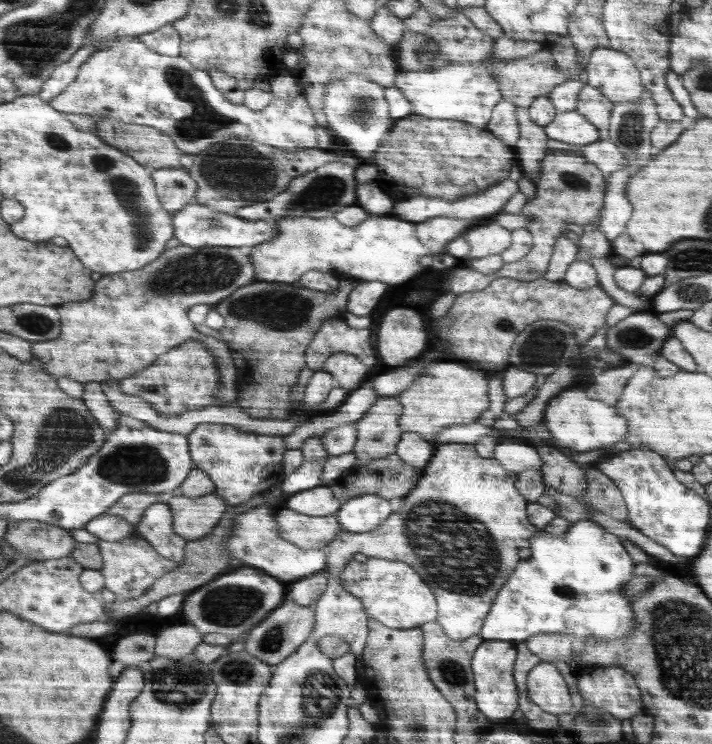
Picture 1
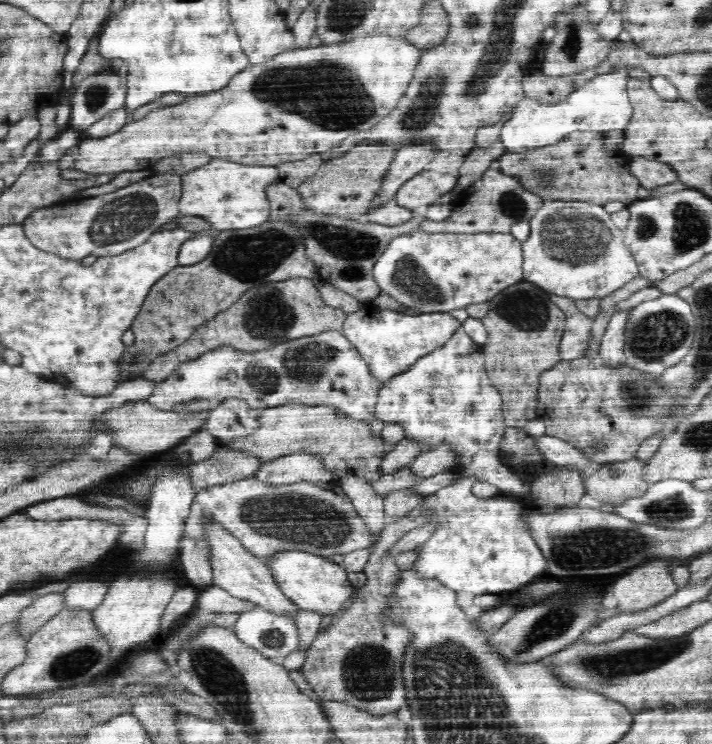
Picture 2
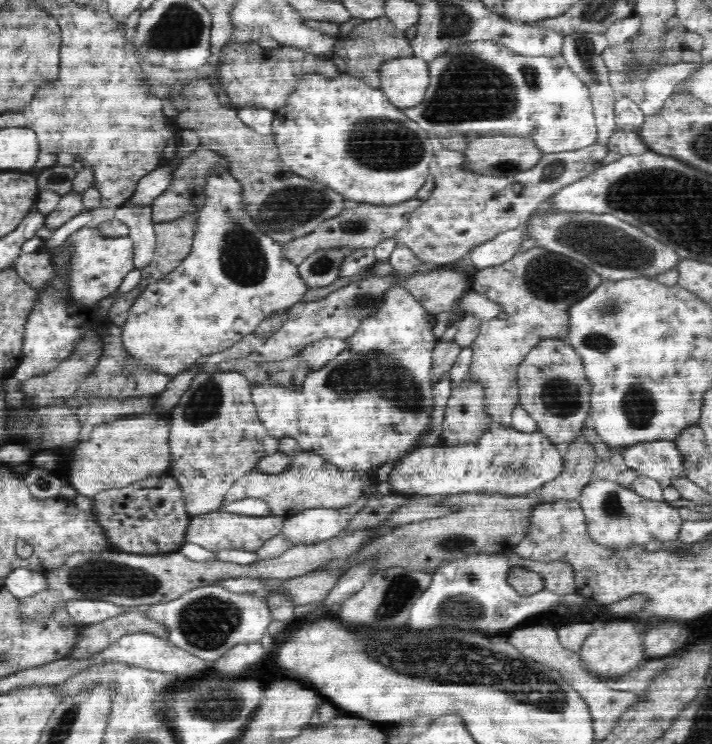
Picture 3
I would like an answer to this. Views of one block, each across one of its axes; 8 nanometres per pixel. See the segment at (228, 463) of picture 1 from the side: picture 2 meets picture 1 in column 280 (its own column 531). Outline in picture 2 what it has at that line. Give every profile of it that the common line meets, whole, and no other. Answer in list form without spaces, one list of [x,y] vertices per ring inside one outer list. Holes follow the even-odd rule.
[[[507,426],[501,443],[498,455],[502,453],[502,458],[510,458],[507,468],[526,483],[532,484],[538,475],[553,475],[561,470],[538,452],[535,437],[530,436],[525,428]]]

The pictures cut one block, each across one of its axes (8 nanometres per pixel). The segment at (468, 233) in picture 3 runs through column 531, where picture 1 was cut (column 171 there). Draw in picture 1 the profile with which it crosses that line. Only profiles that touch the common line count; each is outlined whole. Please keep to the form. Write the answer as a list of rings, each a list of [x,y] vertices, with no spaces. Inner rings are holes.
[[[158,168],[151,170],[159,200],[164,209],[174,217],[188,207],[198,194],[197,181],[183,168]]]

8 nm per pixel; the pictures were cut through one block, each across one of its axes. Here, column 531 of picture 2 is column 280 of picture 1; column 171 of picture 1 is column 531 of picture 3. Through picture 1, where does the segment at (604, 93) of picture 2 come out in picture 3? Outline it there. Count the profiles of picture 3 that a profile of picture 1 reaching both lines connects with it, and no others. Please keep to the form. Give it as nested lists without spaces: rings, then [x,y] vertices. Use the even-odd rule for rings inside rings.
[[[477,40],[452,45],[446,52],[442,52],[442,55],[438,56],[437,59],[430,60],[428,67],[430,71],[430,82],[424,100],[418,104],[418,106],[404,109],[404,112],[406,116],[410,117],[410,120],[418,123],[420,128],[423,128],[430,135],[436,136],[439,139],[462,134],[472,134],[472,137],[496,134],[532,137],[538,149],[546,154],[584,148],[594,144],[597,140],[598,130],[590,91],[585,83],[568,68],[567,62],[561,54],[553,57],[522,56],[520,53],[515,53],[512,49],[506,47],[506,45],[494,43],[494,41],[490,40],[488,40],[488,42],[486,42],[486,40]]]

